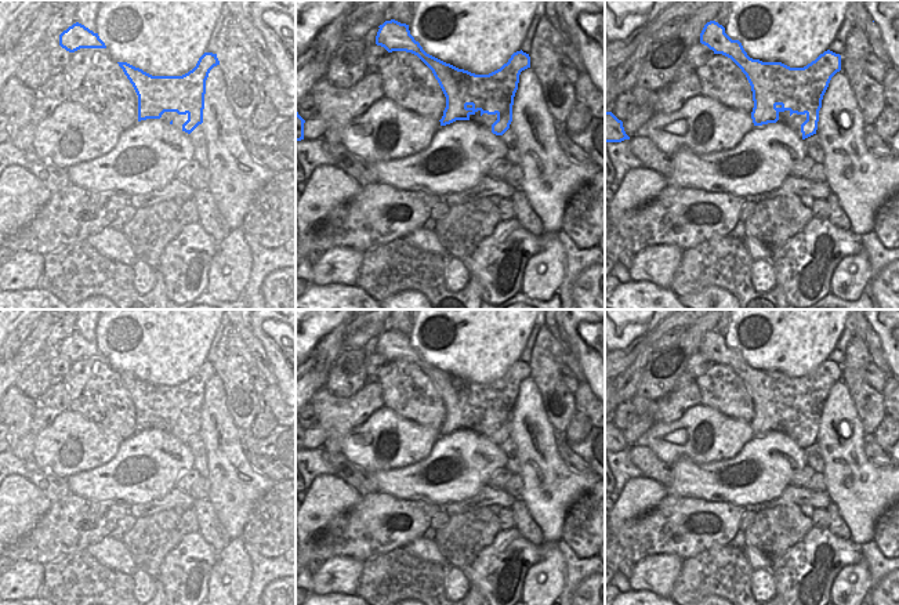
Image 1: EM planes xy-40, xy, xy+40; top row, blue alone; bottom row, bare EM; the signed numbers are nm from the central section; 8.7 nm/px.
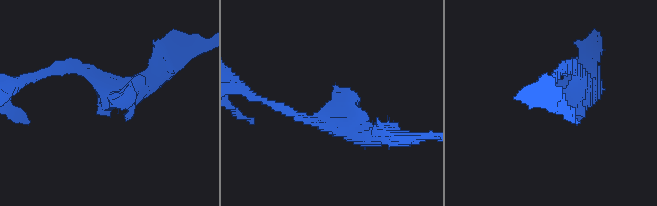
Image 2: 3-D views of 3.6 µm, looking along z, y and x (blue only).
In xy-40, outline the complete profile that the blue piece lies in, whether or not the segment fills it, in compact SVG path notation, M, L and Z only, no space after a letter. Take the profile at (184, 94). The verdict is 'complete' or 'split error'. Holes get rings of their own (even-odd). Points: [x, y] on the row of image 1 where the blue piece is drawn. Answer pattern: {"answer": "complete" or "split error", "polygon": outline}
{"answer": "complete", "polygon": "M204 52L199 58L196 66L182 76L152 76L127 62L117 64L138 95L138 122L146 119L160 119L164 112L177 112L178 115L188 116L188 120L182 124L182 131L188 134L203 123L206 80L210 70L220 65L217 54Z"}

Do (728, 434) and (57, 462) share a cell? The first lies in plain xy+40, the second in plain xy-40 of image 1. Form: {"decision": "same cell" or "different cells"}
{"decision": "same cell"}

